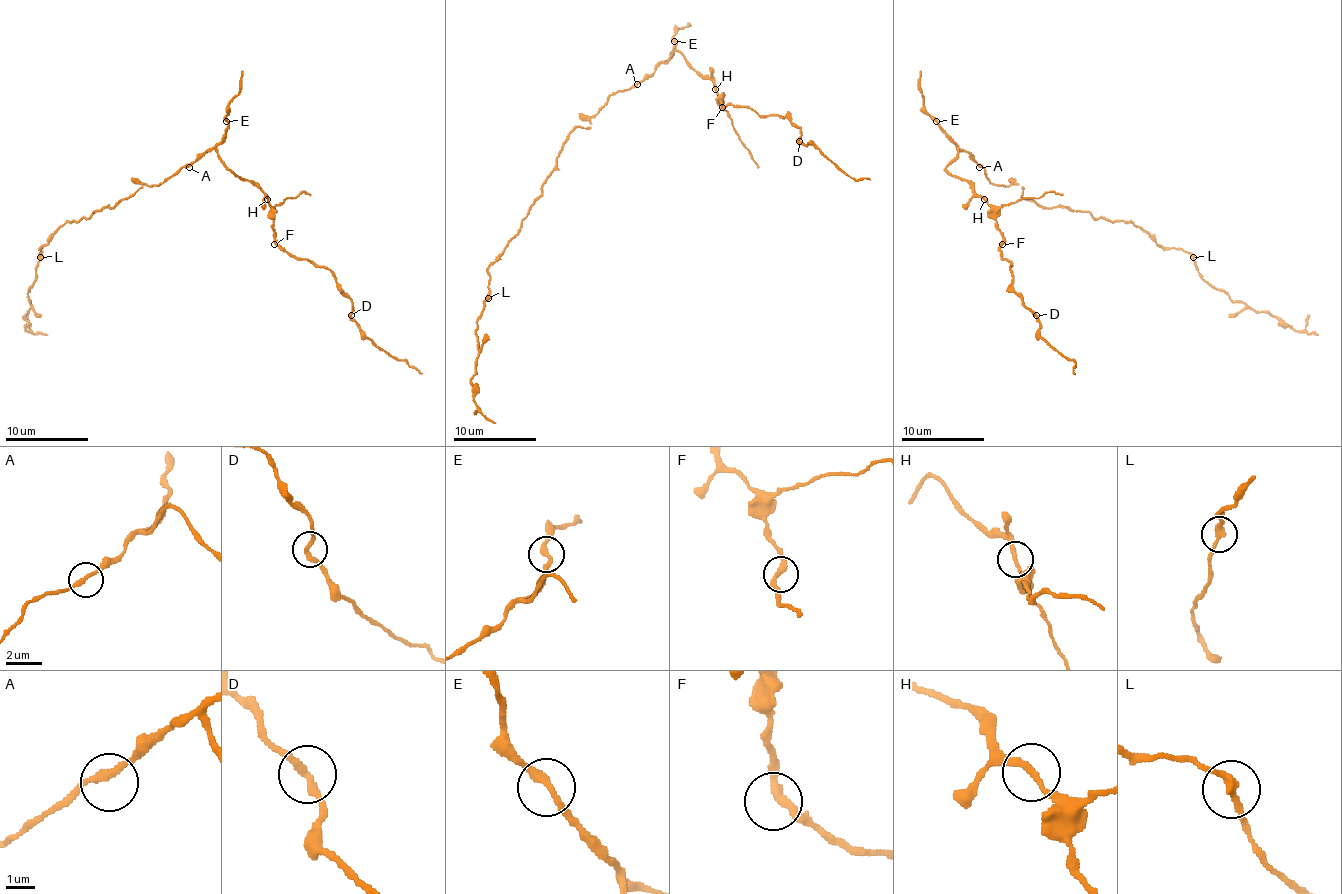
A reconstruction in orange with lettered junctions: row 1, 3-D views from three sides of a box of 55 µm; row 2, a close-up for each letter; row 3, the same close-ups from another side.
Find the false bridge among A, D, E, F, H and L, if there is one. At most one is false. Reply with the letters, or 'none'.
none

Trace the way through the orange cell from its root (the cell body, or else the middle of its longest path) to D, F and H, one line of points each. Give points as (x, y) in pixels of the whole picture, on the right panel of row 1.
D: (990, 180), (959, 149), (946, 165), (992, 209), (1002, 236), (1000, 257), (1011, 263), (1013, 290), (1036, 315)
F: (990, 180), (967, 153), (959, 149), (946, 165), (952, 176), (963, 178), (992, 209), (1002, 244)
H: (990, 180), (967, 153), (959, 149), (946, 165), (952, 176), (963, 178), (984, 199)

